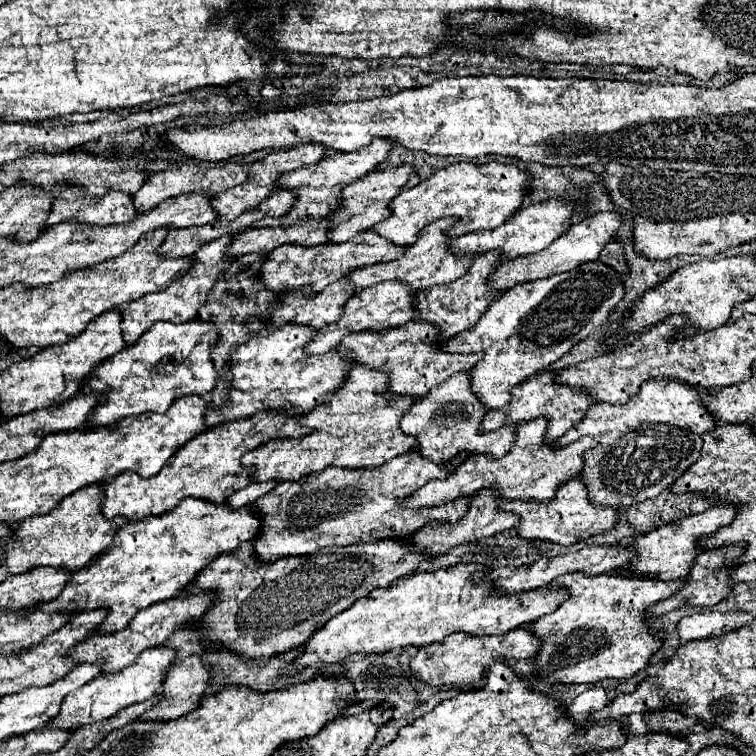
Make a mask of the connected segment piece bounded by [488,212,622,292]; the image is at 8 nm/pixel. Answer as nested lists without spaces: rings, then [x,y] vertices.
[[[600,212],[600,214],[588,216],[582,222],[570,226],[568,232],[564,232],[564,236],[554,240],[548,248],[544,248],[532,256],[522,256],[520,260],[508,260],[508,262],[500,264],[496,268],[496,272],[488,278],[488,286],[496,292],[506,292],[508,288],[512,288],[516,284],[532,282],[538,278],[548,278],[548,276],[560,274],[560,272],[570,272],[584,262],[594,262],[600,256],[600,250],[614,238],[614,232],[620,226],[622,226],[622,216],[616,212]]]

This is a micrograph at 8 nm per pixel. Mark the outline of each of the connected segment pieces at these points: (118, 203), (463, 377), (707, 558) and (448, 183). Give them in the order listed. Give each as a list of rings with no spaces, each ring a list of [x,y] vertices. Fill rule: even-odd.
[[[66,188],[52,202],[52,212],[44,228],[60,224],[62,220],[76,220],[76,224],[110,226],[130,222],[138,216],[132,198],[124,192],[110,190],[106,196],[82,196],[80,188]]]
[[[460,372],[452,376],[452,380],[446,380],[444,384],[432,388],[426,396],[418,398],[412,404],[412,408],[408,408],[408,412],[402,416],[400,430],[408,436],[414,436],[418,442],[416,446],[418,452],[424,458],[432,460],[434,464],[448,464],[460,454],[466,454],[466,456],[488,454],[492,458],[500,458],[512,448],[514,438],[516,438],[516,428],[506,426],[496,432],[478,434],[478,426],[484,414],[486,414],[484,406],[478,402],[478,398],[470,390],[468,372]]]
[[[724,546],[716,550],[700,550],[696,560],[686,576],[684,586],[674,592],[670,598],[678,602],[678,606],[714,606],[724,600],[732,588],[728,580],[730,570],[724,562],[732,562],[740,558],[744,548],[738,546]]]
[[[458,162],[444,170],[438,170],[434,176],[420,182],[418,186],[410,190],[402,190],[398,196],[394,196],[390,204],[390,212],[392,212],[390,218],[382,220],[370,230],[384,236],[396,246],[410,246],[412,242],[416,242],[416,236],[424,226],[446,216],[458,218],[454,226],[444,230],[448,238],[456,238],[474,230],[496,228],[522,206],[522,200],[526,196],[526,186],[530,182],[532,178],[528,172],[518,170],[516,166],[510,164],[488,162],[476,166],[470,162]]]

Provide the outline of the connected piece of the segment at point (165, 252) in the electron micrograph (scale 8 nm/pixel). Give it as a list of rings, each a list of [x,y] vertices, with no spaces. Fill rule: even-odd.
[[[182,228],[182,230],[170,230],[164,238],[164,244],[160,246],[160,256],[168,258],[180,258],[180,256],[192,256],[204,242],[198,238],[198,228]]]

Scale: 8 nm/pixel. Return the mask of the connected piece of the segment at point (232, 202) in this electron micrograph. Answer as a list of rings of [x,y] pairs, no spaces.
[[[304,144],[304,146],[290,148],[290,150],[270,152],[262,160],[248,164],[246,166],[248,180],[244,184],[236,186],[236,188],[230,188],[228,192],[222,192],[220,196],[214,196],[212,198],[212,206],[218,212],[218,220],[232,220],[234,216],[238,216],[242,212],[252,210],[258,202],[262,202],[264,198],[268,198],[268,194],[276,188],[276,180],[280,178],[280,174],[290,172],[290,170],[296,170],[296,168],[302,168],[302,166],[308,166],[308,164],[316,164],[320,158],[324,158],[324,150],[326,148],[320,146],[320,144]]]

